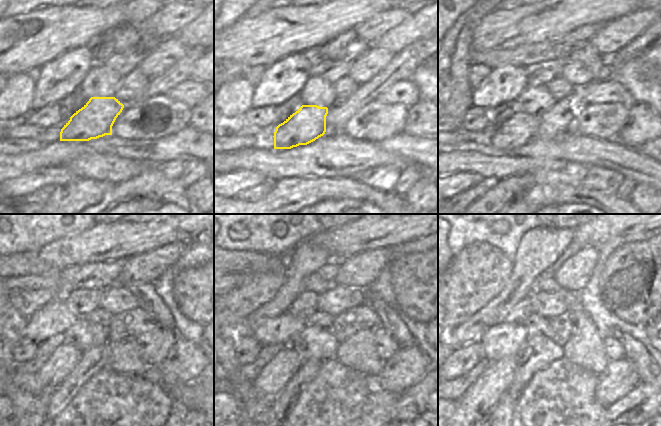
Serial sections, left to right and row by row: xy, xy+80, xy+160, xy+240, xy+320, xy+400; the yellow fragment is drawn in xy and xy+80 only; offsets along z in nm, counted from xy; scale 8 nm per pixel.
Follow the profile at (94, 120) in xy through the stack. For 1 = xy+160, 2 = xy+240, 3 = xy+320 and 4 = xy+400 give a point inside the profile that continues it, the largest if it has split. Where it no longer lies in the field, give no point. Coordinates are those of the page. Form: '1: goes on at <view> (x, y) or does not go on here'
1: goes on at xy+160 (521, 128)
2: goes on at xy+240 (59, 365)
3: goes on at xy+320 (268, 383)
4: goes on at xy+400 (498, 376)

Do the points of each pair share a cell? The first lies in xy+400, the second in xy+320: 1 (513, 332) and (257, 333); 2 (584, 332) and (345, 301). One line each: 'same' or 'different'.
1: same
2: different

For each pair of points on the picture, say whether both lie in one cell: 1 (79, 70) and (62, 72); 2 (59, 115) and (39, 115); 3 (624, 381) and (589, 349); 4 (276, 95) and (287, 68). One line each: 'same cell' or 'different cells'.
1: same cell
2: same cell
3: different cells
4: same cell

